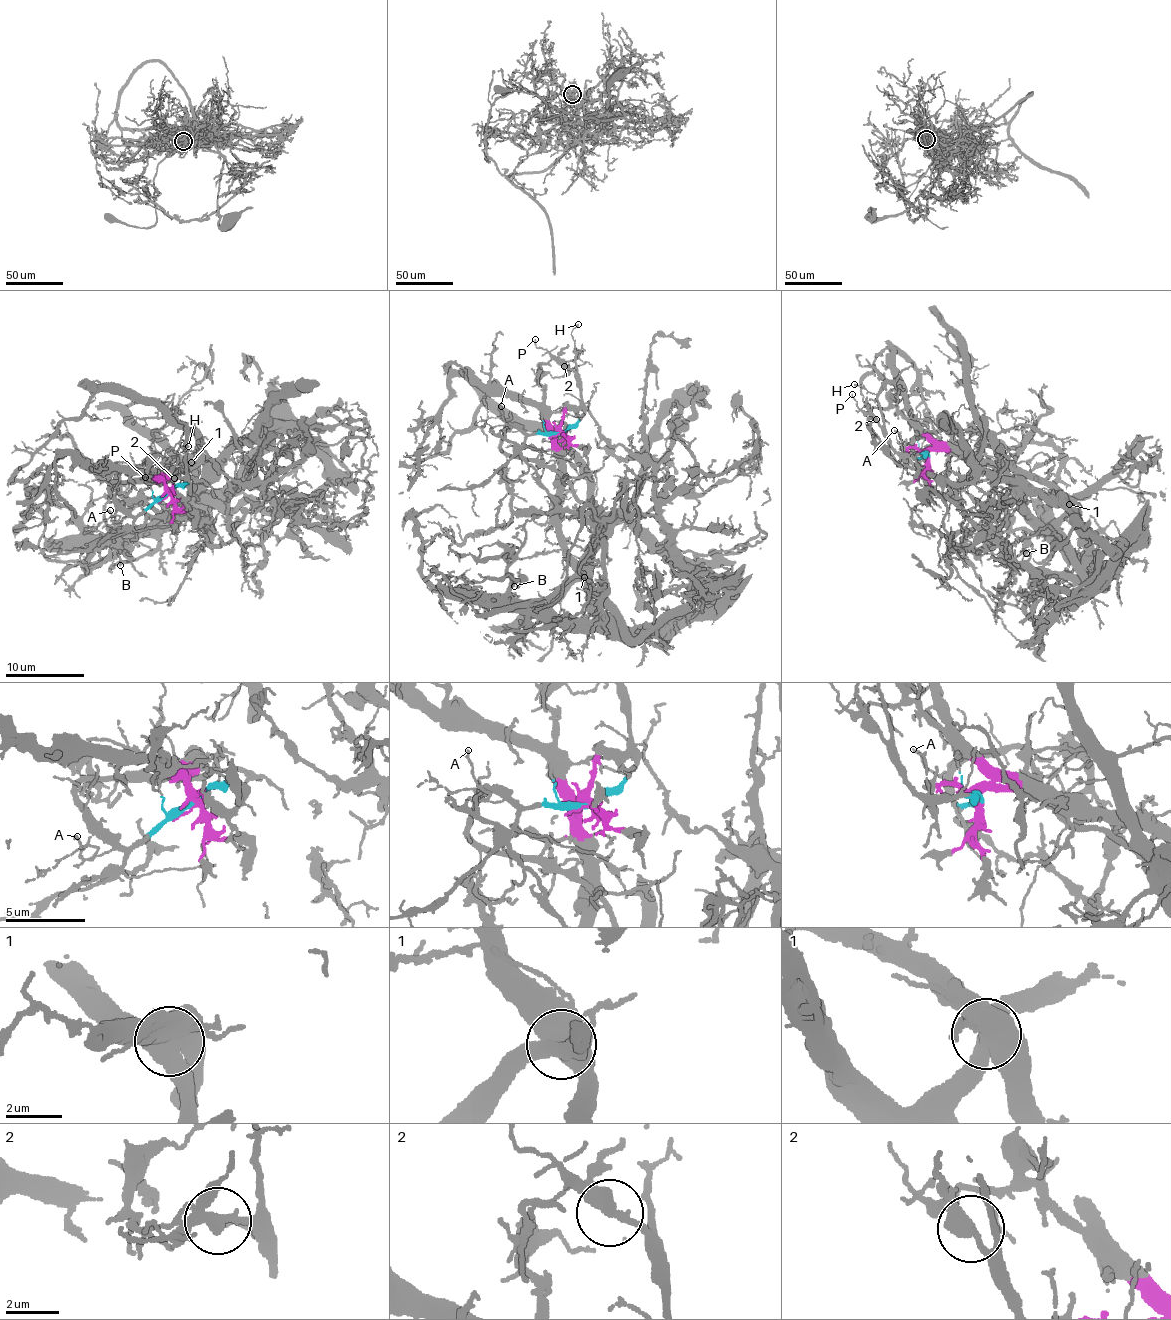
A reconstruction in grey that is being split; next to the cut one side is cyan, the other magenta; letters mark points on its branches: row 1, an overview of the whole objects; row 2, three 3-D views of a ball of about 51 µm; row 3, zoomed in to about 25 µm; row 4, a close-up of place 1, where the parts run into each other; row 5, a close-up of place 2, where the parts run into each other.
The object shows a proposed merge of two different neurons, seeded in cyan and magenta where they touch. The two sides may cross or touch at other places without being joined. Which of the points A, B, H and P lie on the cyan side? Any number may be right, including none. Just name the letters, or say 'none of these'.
A, H, P

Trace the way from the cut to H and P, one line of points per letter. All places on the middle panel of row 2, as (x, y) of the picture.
H: (559, 433), (583, 412), (572, 330), (578, 325)
P: (559, 433), (581, 416), (581, 383), (567, 367), (535, 344), (535, 339)

